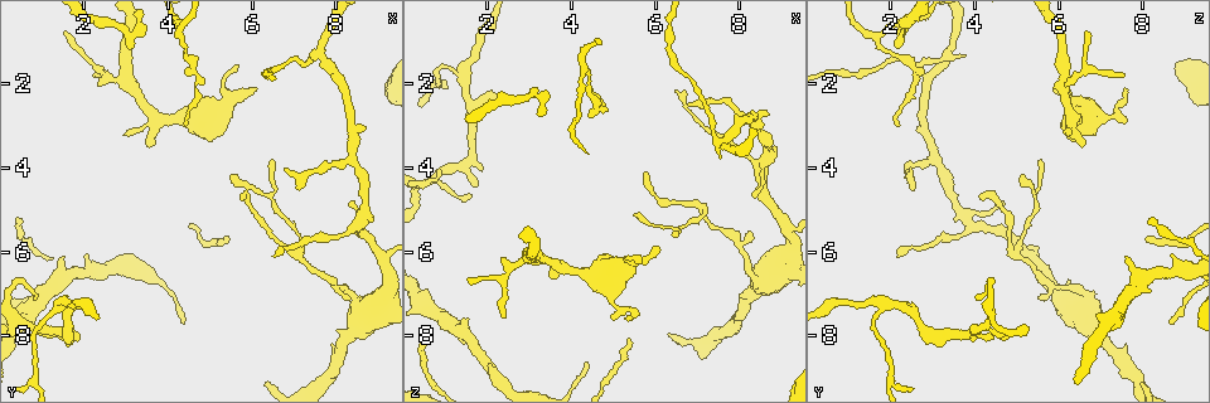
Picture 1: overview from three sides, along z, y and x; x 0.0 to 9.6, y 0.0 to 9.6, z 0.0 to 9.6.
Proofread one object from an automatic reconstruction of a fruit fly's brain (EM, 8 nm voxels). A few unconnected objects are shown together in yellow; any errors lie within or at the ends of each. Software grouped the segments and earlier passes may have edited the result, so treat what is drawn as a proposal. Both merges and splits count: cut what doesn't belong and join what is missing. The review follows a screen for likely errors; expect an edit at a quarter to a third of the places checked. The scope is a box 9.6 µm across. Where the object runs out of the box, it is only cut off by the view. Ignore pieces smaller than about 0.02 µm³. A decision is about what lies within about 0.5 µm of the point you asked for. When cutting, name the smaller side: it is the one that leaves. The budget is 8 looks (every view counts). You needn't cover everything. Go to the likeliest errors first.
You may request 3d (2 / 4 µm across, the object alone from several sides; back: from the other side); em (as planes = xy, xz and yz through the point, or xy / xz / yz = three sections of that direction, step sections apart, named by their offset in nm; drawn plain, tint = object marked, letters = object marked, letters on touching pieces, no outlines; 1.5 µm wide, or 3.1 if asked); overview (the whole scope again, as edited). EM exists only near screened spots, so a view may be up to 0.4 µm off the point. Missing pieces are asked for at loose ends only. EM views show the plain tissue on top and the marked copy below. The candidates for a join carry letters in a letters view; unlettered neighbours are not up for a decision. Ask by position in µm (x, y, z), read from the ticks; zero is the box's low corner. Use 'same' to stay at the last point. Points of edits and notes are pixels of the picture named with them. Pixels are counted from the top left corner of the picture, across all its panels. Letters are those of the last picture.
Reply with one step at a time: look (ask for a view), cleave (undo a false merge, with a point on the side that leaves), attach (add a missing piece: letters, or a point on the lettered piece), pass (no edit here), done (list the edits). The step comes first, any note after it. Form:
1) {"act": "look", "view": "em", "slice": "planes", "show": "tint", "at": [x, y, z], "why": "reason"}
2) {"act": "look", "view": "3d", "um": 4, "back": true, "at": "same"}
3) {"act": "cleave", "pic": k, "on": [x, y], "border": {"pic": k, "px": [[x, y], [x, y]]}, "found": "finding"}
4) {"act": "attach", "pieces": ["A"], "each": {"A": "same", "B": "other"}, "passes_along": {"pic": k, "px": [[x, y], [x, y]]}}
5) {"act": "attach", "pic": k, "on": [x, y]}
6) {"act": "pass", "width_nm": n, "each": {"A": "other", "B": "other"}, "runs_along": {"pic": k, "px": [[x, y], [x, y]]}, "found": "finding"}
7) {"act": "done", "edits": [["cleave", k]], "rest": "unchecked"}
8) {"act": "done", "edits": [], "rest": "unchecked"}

{"act": "look", "view": "em", "slice": "planes", "show": "tint", "at": [7.60, 1.40, 3.35], "why": "arms part here"}

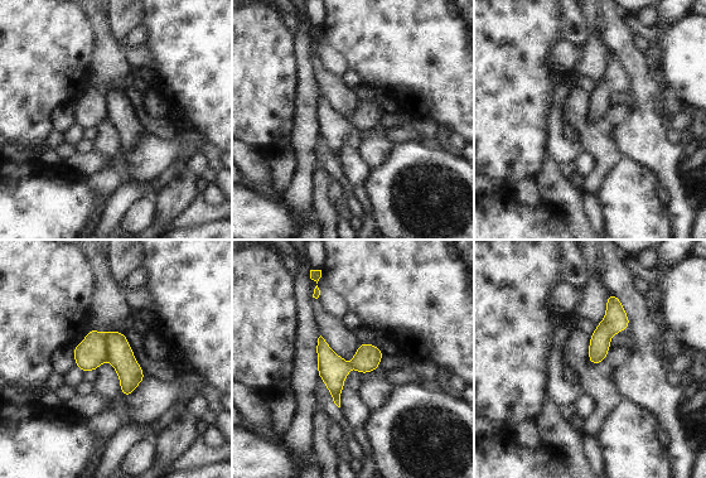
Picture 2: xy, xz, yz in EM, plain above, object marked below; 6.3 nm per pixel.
{"act": "look", "view": "em", "slice": "planes", "show": "letters", "at": "same", "why": "see the neighbours"}

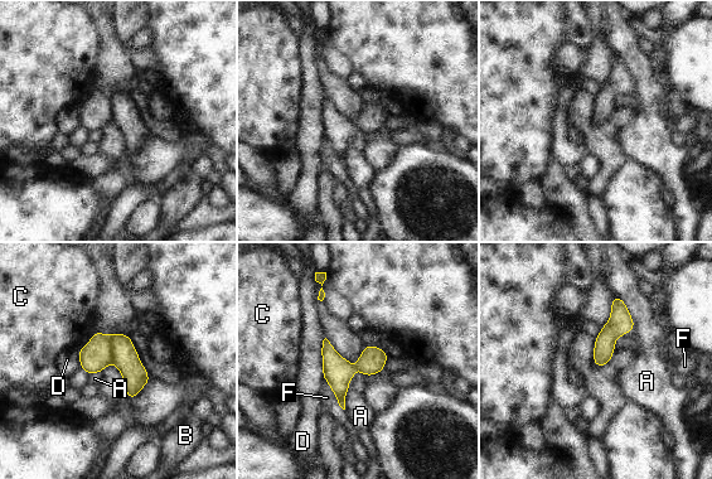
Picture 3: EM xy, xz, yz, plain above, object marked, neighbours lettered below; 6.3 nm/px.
{"act": "cleave", "pic": 3, "on": [95, 356], "width_nm": 130, "each": {"A": "other", "B": "other", "C": "other", "D": "other", "F": "other"}, "found": "a second neuron is stuck on"}

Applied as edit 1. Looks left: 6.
{"act": "look", "view": "3d", "um": 4, "at": [4.95, 2.75, 6.90], "why": "sudden change in width"}

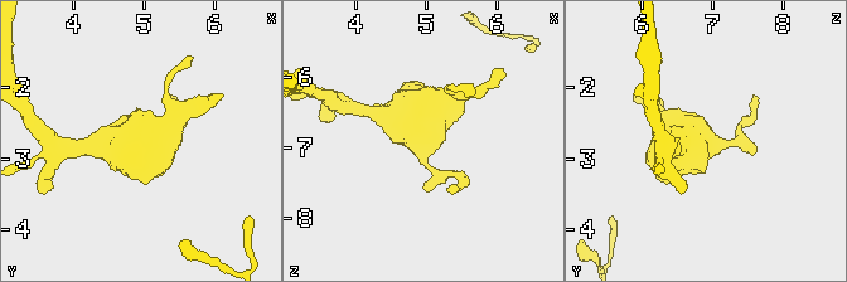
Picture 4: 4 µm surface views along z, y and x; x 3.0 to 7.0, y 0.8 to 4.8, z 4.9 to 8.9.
{"act": "look", "view": "em", "slice": "planes", "show": "tint", "at": [4.90, 2.85, 6.90], "why": "need the tissue"}

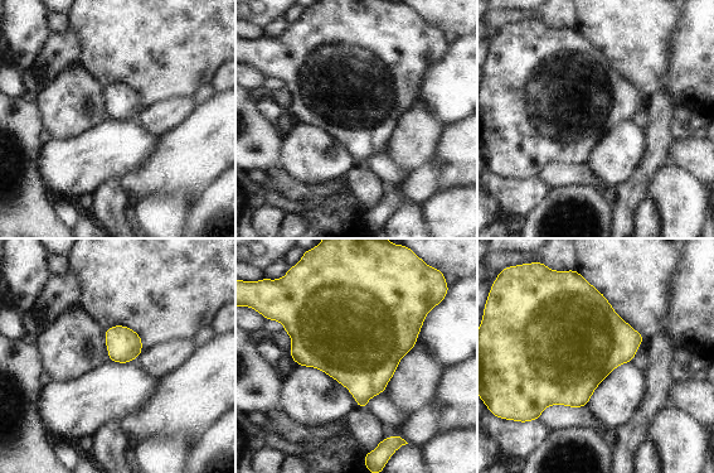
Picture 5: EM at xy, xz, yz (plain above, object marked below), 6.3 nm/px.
{"act": "look", "view": "em", "slice": "planes", "show": "letters", "at": "same", "why": "see the neighbours"}

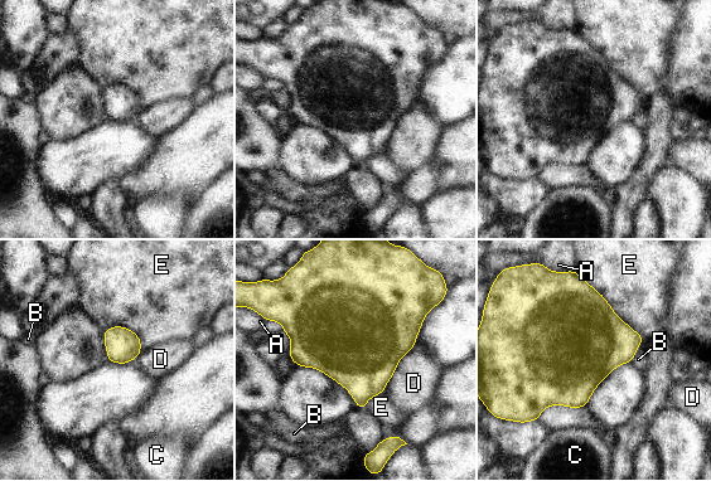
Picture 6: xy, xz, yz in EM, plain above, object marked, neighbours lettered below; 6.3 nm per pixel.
{"act": "pass", "each": {"A": "other", "B": "other", "C": "other", "D": "other", "E": "other"}, "found": "continuous, no second neuron"}

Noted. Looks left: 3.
{"act": "look", "view": "overview"}

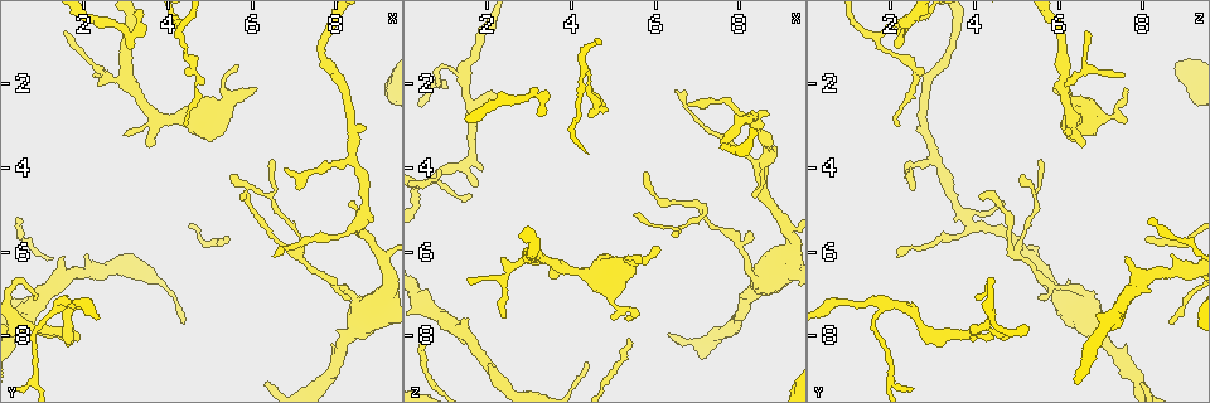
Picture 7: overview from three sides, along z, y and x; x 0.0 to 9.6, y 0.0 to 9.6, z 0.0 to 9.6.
{"act": "look", "view": "3d", "um": 2, "at": [5.80, 4.80, 4.15], "why": "thin end"}

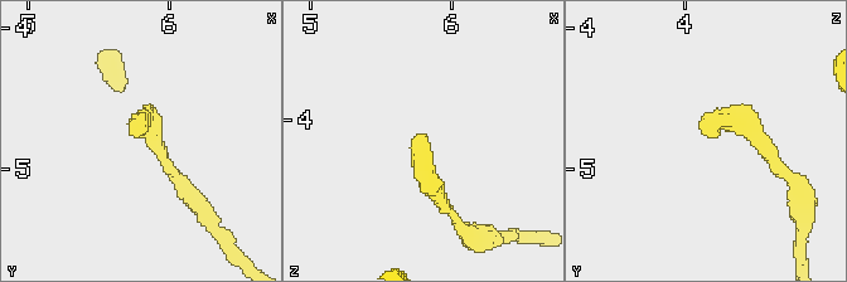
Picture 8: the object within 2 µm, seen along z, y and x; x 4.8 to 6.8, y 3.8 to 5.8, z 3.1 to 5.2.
{"act": "look", "view": "em", "slice": "yz", "step": 8, "show": "letters", "at": [5.74, 4.74, 4.10]}

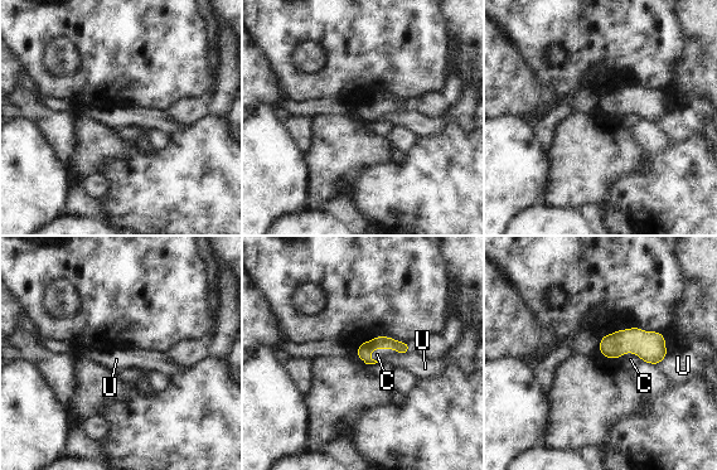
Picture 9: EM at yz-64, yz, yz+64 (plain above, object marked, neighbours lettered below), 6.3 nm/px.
{"act": "pass", "each": {"C": "other", "U": "other"}, "runs_along": {"pic": 9, "px": [[406, 345], [372, 344], [359, 352]]}, "found": "no lettered piece goes on from it"}

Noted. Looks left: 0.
{"act": "done", "edits": [["cleave", 3]], "rest": "unchecked"}

